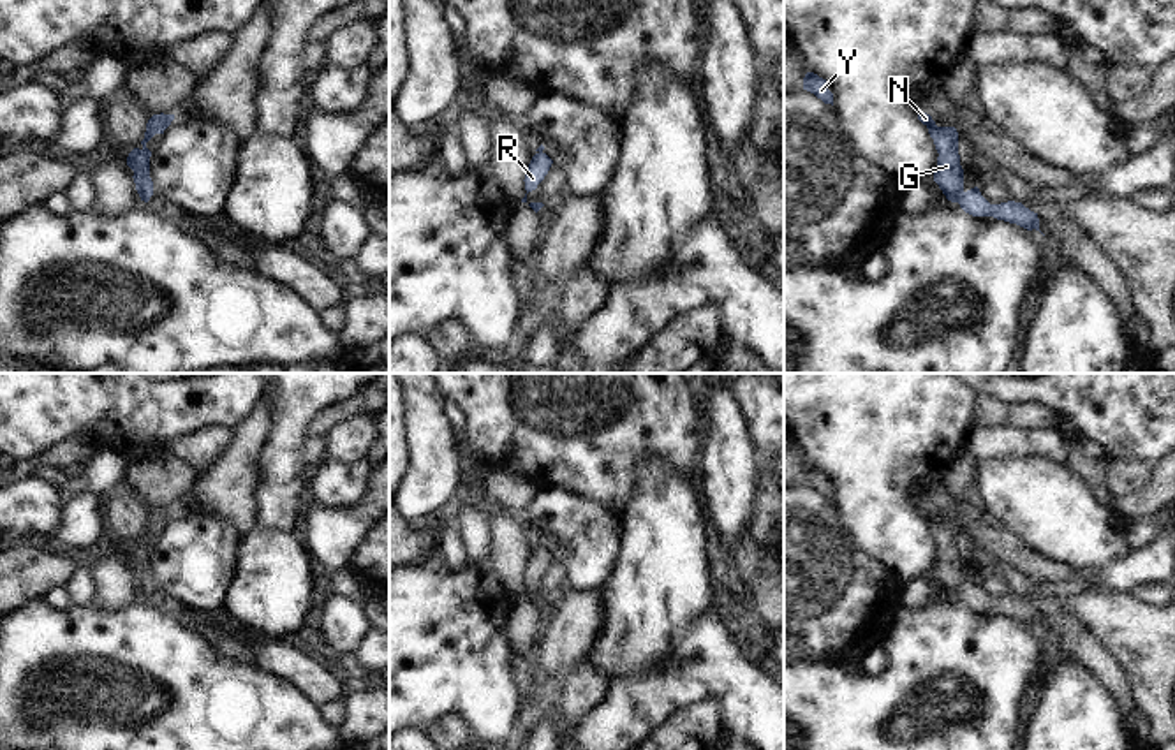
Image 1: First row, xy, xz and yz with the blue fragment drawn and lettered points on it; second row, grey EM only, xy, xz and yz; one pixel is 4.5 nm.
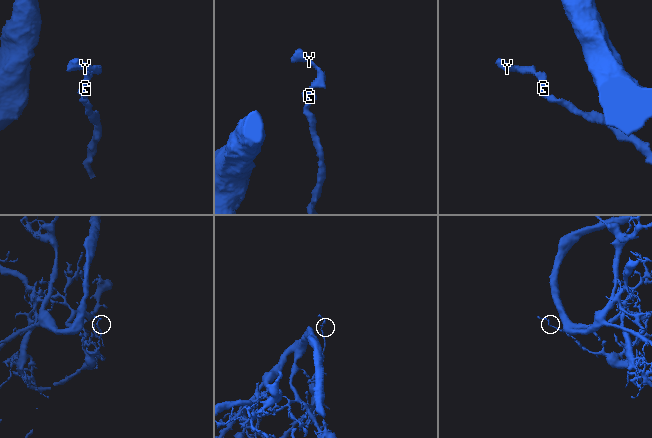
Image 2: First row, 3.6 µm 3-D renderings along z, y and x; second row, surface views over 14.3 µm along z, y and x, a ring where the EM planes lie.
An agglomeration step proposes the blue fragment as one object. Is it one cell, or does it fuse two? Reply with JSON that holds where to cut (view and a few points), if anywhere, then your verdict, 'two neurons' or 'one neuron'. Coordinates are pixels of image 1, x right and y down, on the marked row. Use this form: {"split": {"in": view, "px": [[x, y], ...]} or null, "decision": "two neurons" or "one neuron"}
{"split": null, "decision": "one neuron"}

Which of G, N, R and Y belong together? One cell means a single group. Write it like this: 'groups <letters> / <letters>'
groups G N R Y

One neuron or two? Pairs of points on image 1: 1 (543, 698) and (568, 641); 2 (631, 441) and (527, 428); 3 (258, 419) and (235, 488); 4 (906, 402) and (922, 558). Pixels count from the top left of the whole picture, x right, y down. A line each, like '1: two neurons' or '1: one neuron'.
1: one neuron
2: one neuron
3: one neuron
4: one neuron

